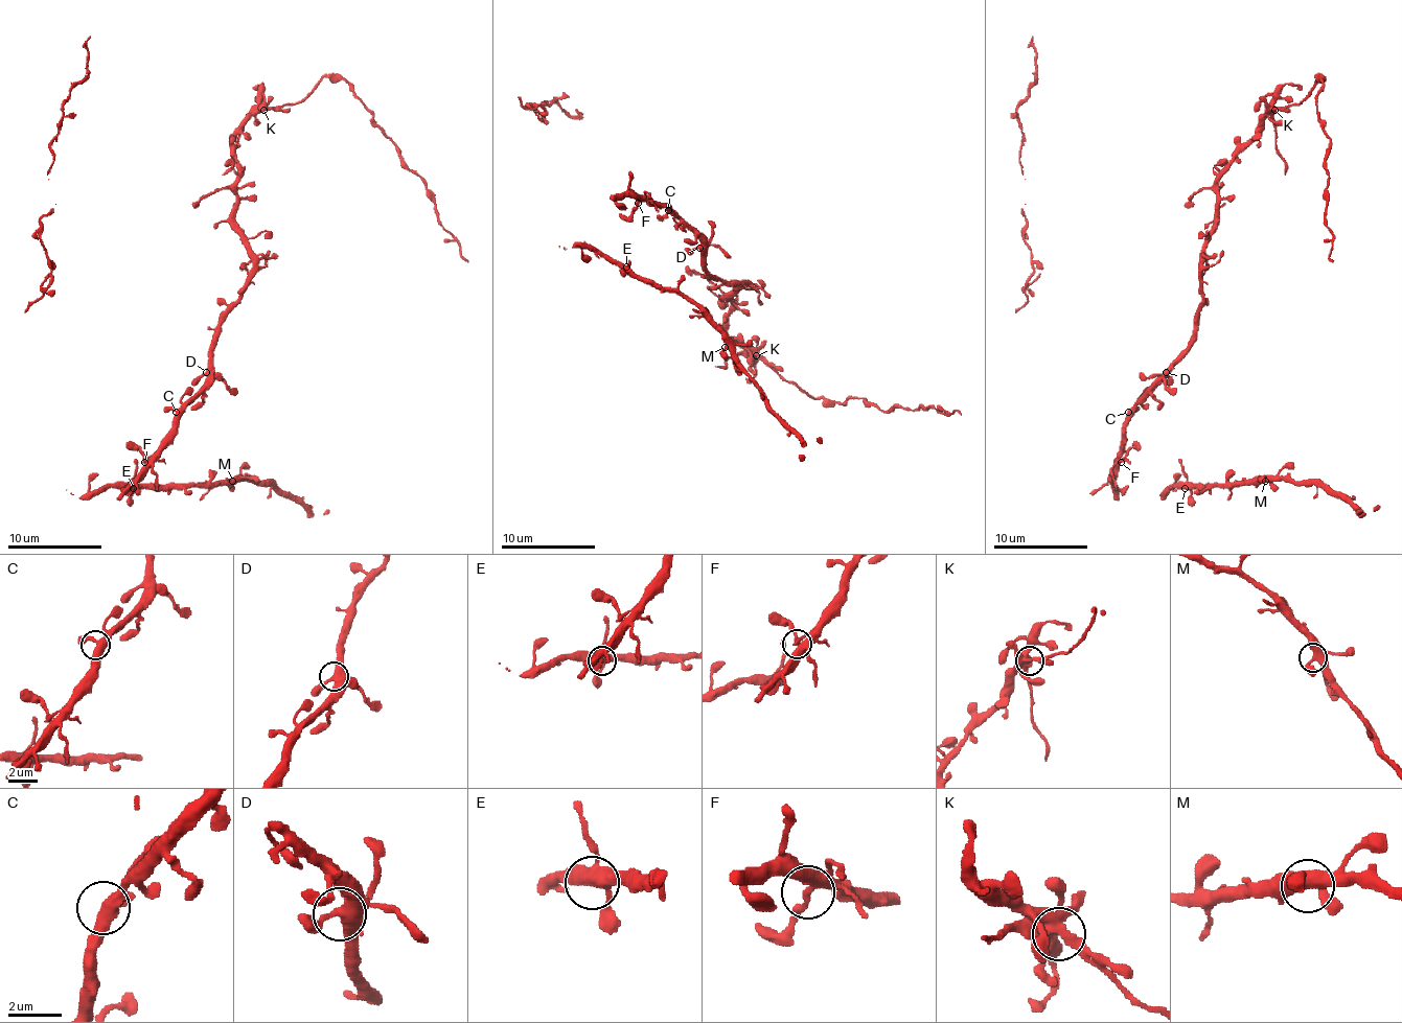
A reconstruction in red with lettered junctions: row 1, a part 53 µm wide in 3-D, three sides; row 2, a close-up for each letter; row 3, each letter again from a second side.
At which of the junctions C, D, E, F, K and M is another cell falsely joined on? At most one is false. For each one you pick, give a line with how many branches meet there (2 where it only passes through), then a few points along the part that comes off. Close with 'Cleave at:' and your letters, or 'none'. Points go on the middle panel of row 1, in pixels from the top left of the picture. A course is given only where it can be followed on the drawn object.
K: 4 branches meet; foreign part runs (756, 356), (818, 398), (843, 403), (848, 398), (865, 398), (881, 411), (931, 405), (961, 415)
Cleave at: K

